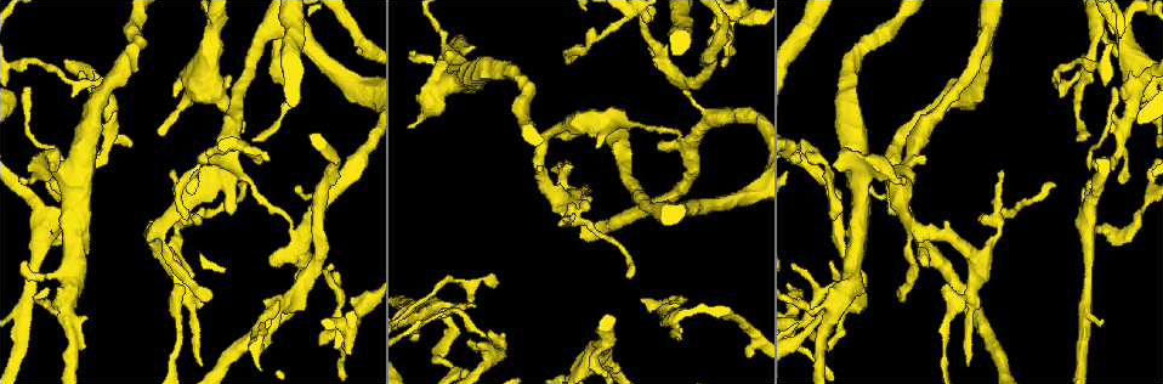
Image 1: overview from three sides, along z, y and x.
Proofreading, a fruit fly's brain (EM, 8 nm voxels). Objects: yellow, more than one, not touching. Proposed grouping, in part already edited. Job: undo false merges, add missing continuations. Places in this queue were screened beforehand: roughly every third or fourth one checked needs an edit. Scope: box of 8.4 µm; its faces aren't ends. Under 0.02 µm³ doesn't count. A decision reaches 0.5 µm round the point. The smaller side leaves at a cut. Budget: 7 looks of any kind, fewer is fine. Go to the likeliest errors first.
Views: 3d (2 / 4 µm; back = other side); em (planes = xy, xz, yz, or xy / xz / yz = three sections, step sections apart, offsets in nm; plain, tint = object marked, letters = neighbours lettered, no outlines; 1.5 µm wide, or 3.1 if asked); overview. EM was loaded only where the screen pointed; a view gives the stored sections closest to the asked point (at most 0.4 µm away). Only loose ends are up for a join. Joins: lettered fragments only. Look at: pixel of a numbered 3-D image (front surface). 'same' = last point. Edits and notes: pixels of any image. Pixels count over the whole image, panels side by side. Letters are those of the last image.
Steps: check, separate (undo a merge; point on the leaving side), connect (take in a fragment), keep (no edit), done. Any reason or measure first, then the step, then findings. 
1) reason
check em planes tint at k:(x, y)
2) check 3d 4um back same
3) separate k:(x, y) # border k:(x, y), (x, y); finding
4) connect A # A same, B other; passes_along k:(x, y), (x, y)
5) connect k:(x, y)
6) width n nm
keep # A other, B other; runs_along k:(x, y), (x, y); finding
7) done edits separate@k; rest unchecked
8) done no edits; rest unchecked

branch stops here
check 3d 2um at 1:(675, 335)

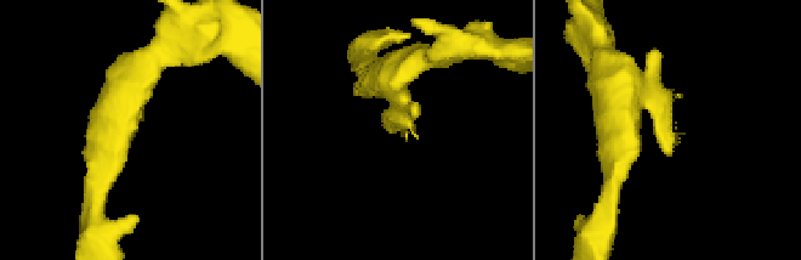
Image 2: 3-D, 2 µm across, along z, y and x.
now the EM
check em xz step 8 tint at 2:(404, 126)

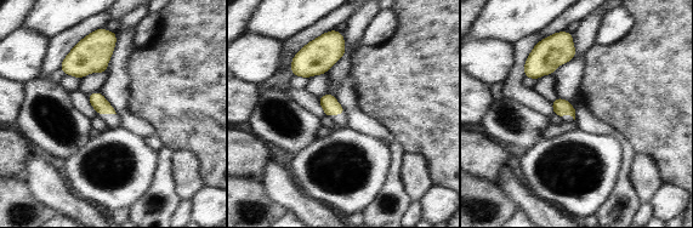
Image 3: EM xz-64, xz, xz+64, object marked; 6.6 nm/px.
cut it another way
check em planes letters same

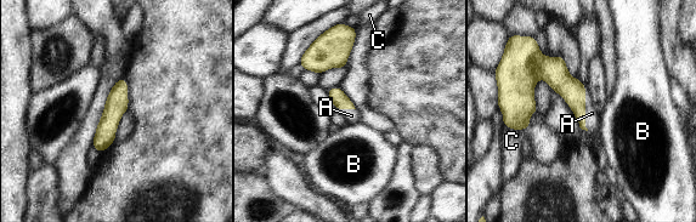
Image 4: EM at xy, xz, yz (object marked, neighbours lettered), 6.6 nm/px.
width 110 nm
connect A # A same, B other, C other; the neuron continues

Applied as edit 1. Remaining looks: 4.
long arm stops here
check 3d 2um at 1:(254, 141)

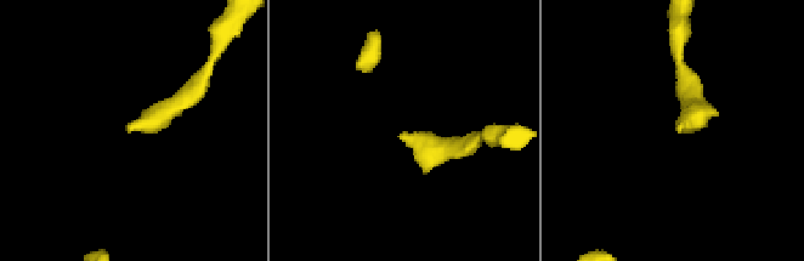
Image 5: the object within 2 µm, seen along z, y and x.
need the tissue
check em yz step 4 letters at 5:(125, 130)

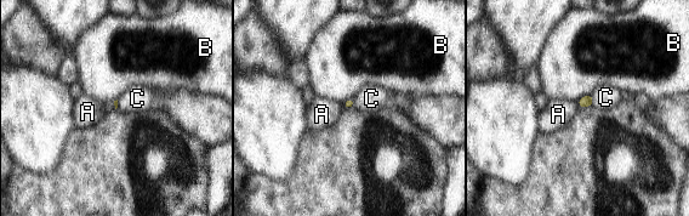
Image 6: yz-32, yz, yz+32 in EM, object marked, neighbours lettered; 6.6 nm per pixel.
check em xz step 4 letters same

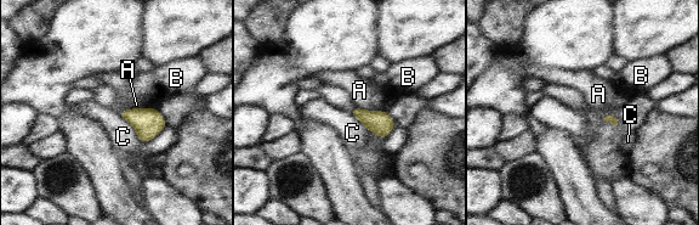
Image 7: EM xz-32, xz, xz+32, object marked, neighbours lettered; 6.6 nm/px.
keep # A other, B other, C other; border 7:(117, 113), (142, 141), (165, 127); none of them fits

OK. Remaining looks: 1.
done edits connect@4; rest unchecked

